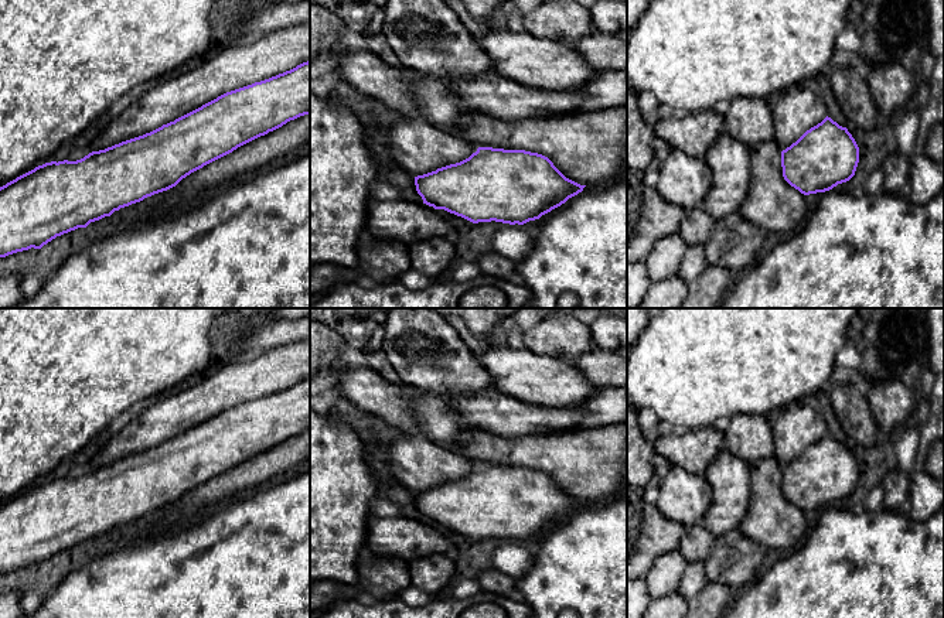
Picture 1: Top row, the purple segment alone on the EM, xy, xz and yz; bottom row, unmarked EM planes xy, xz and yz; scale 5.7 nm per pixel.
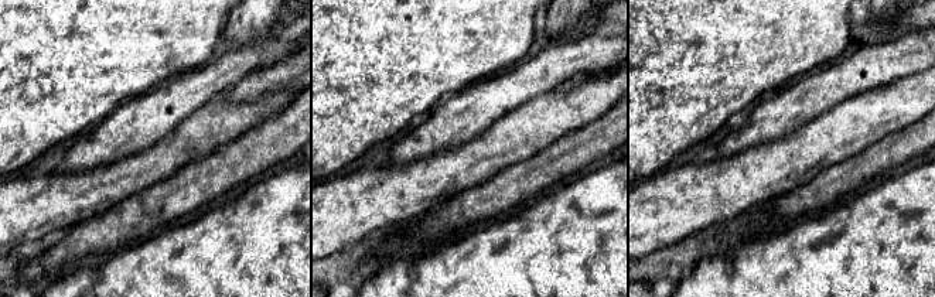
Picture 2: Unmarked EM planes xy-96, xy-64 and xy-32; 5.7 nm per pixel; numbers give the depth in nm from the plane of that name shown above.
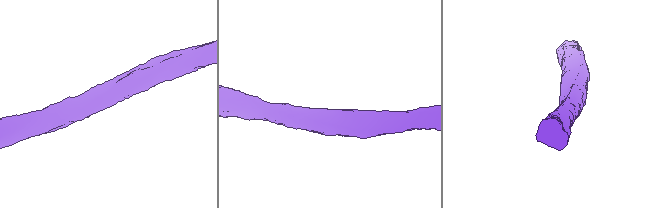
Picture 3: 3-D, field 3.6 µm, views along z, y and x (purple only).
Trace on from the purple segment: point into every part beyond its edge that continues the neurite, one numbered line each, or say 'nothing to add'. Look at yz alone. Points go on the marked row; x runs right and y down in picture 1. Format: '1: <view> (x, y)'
nothing to add

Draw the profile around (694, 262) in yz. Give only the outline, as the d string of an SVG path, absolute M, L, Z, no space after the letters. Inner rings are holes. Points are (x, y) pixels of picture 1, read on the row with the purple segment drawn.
M688 245L677 274L689 284L702 274L706 266L705 245Z

